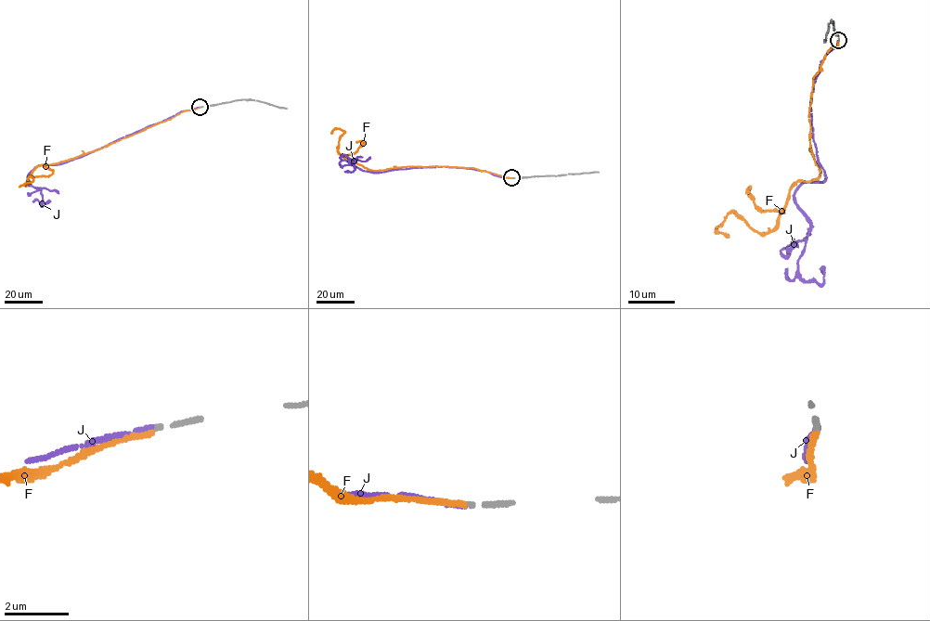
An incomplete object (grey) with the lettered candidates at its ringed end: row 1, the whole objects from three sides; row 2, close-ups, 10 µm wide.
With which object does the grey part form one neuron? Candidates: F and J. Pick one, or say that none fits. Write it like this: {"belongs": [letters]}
{"belongs": ["J"]}

